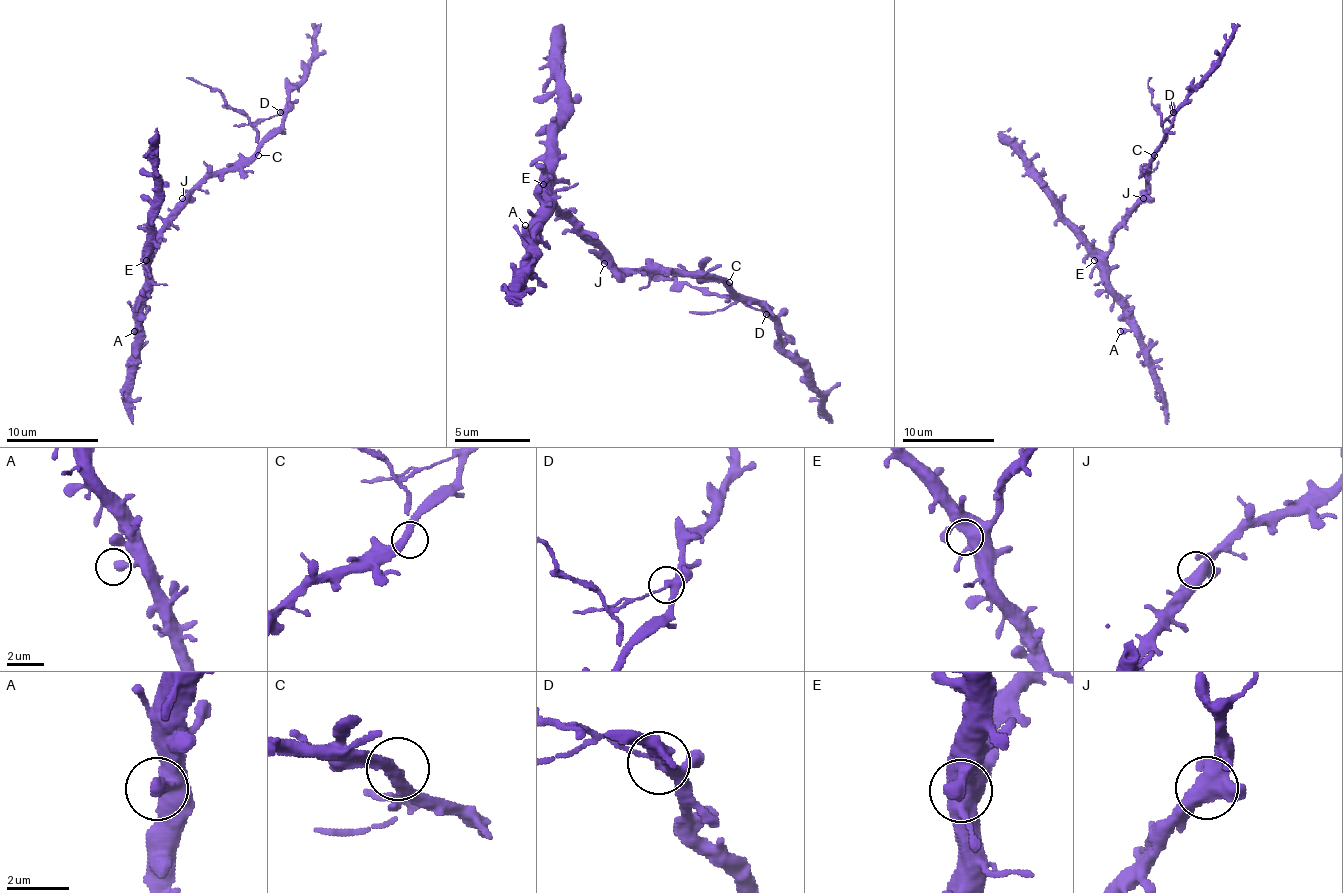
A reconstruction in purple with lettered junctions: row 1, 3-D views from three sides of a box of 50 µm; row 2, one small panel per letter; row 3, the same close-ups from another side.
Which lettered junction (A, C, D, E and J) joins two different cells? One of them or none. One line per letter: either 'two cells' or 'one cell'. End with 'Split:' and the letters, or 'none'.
A: one cell
C: one cell
D: two cells
E: one cell
J: one cell
Split: D

